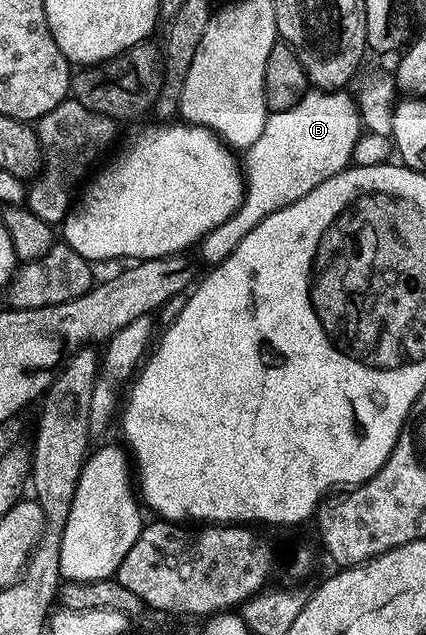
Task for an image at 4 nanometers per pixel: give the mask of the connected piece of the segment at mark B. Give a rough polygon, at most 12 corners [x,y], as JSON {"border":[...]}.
{"border":[[392,73],[311,90],[268,113],[245,158],[243,203],[213,232],[228,258],[257,223],[390,135]]}

